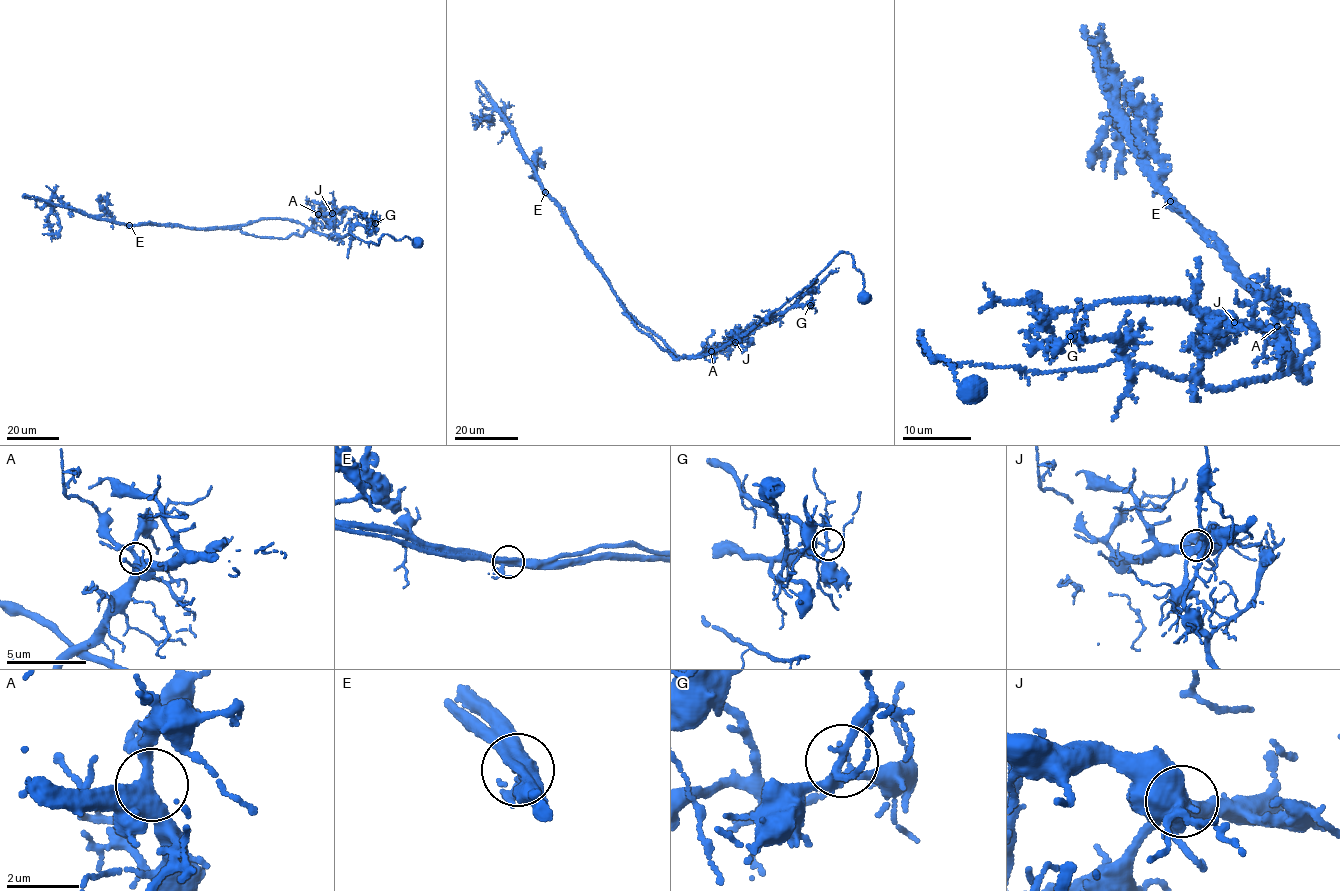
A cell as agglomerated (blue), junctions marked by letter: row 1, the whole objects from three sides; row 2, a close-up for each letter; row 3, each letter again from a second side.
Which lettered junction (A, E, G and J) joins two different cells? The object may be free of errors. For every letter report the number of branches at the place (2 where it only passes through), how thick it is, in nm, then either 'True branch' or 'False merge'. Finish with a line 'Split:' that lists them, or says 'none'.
A: Branches: 4. Thickness 440 nm. True branch
E: Branches: 4. Thickness 400 nm. False merge
G: Branches: 4. Thickness 190 nm. True branch
J: Branches: 5. Thickness 480 nm. True branch
Split: E

